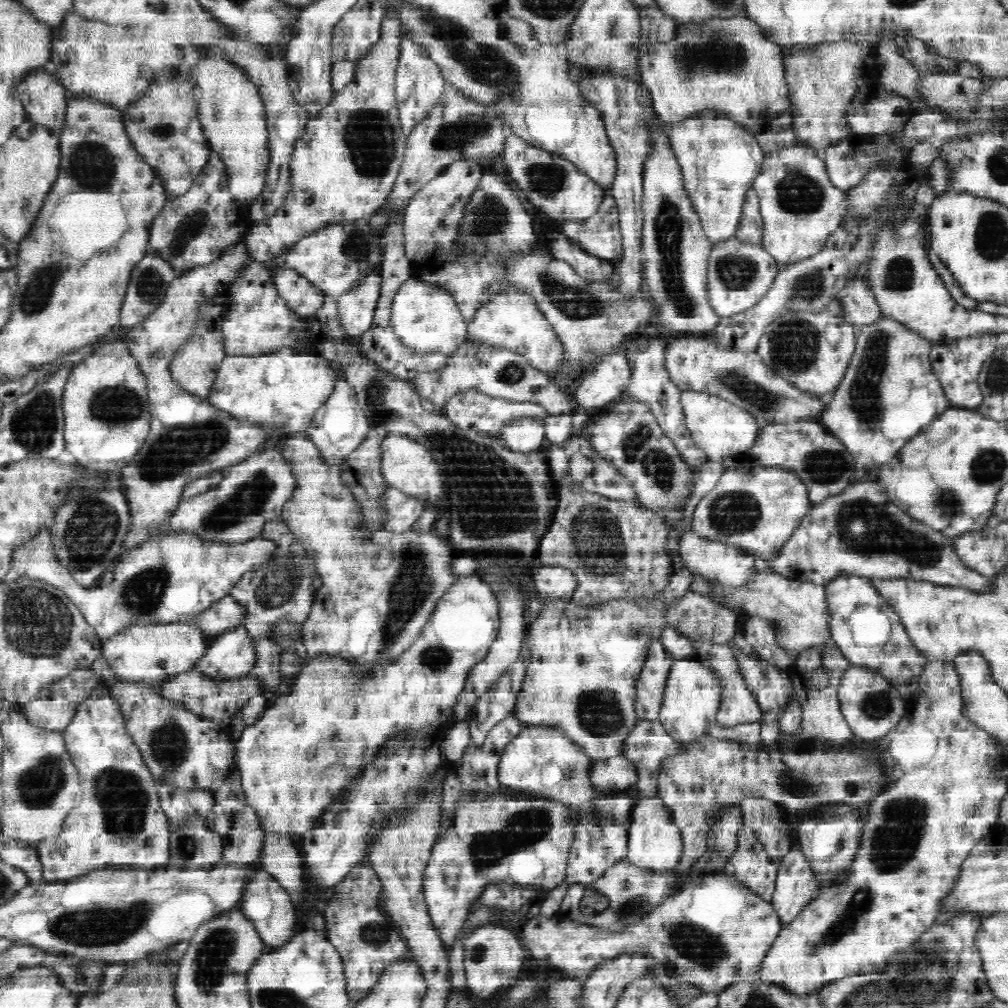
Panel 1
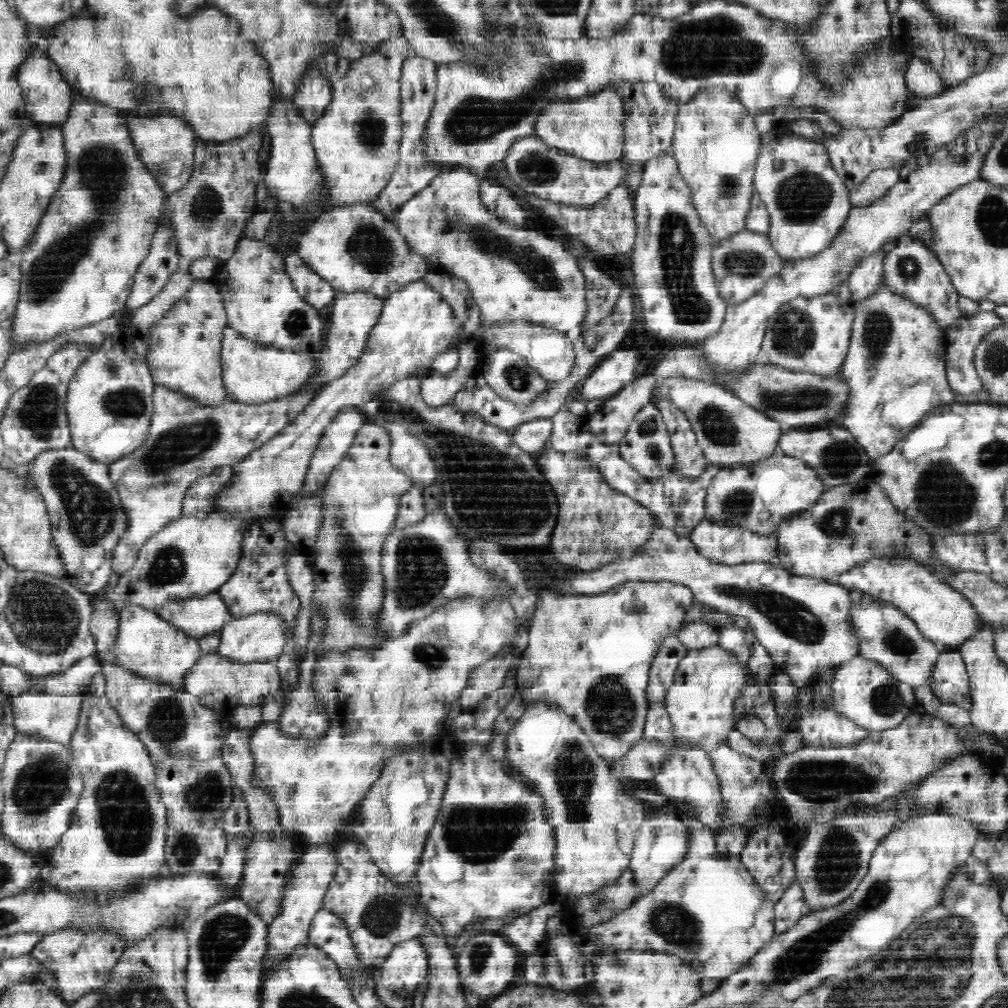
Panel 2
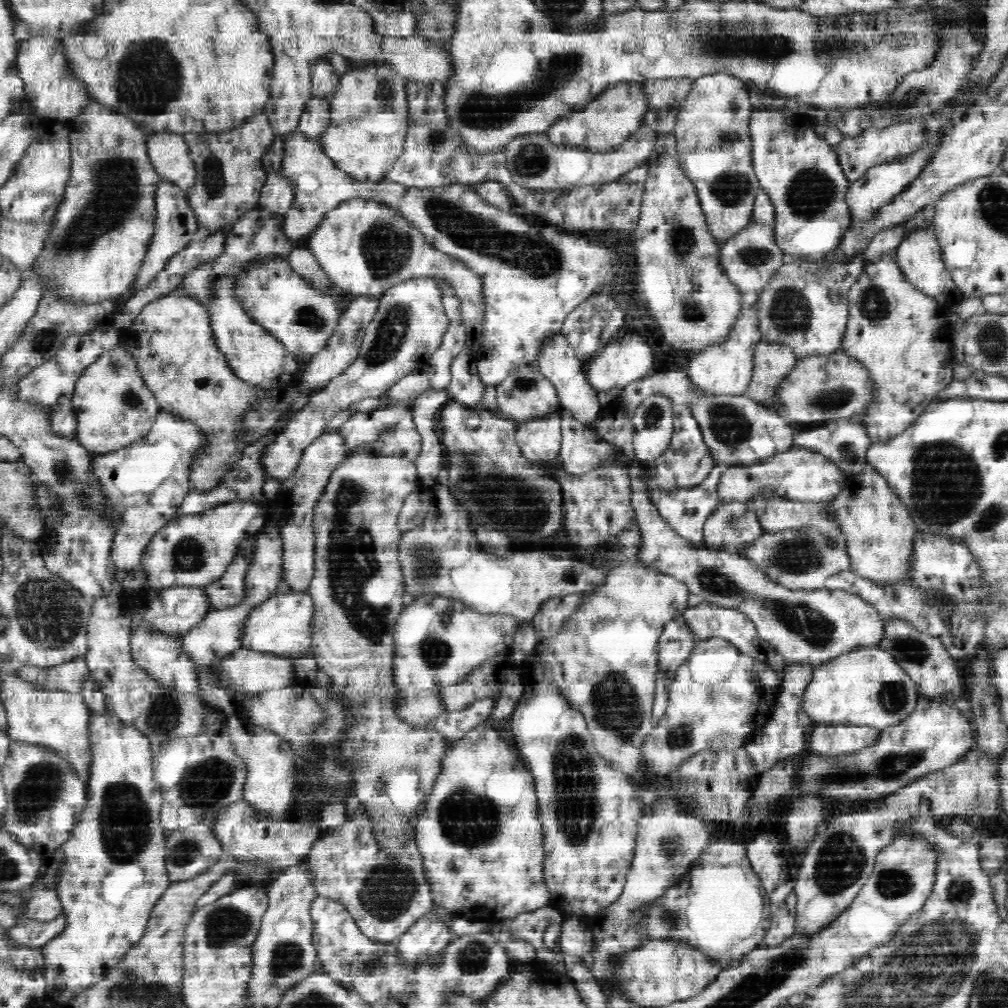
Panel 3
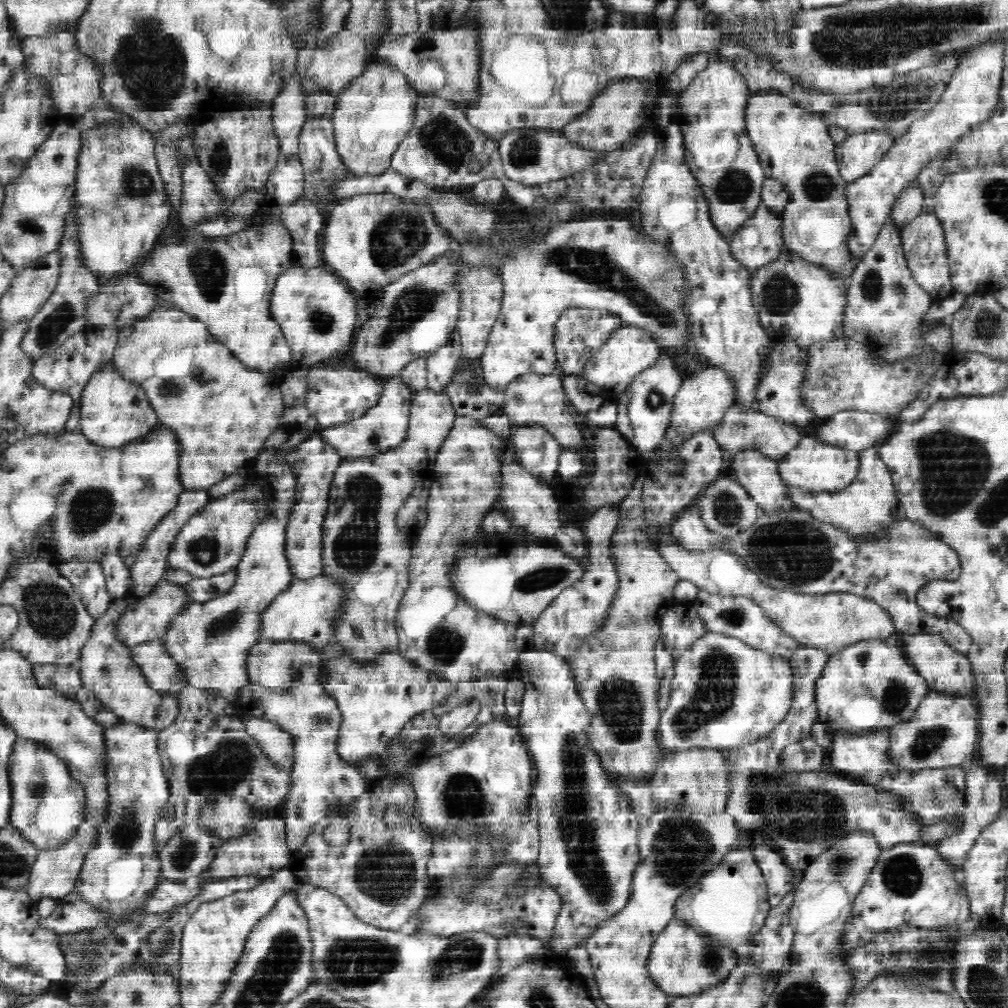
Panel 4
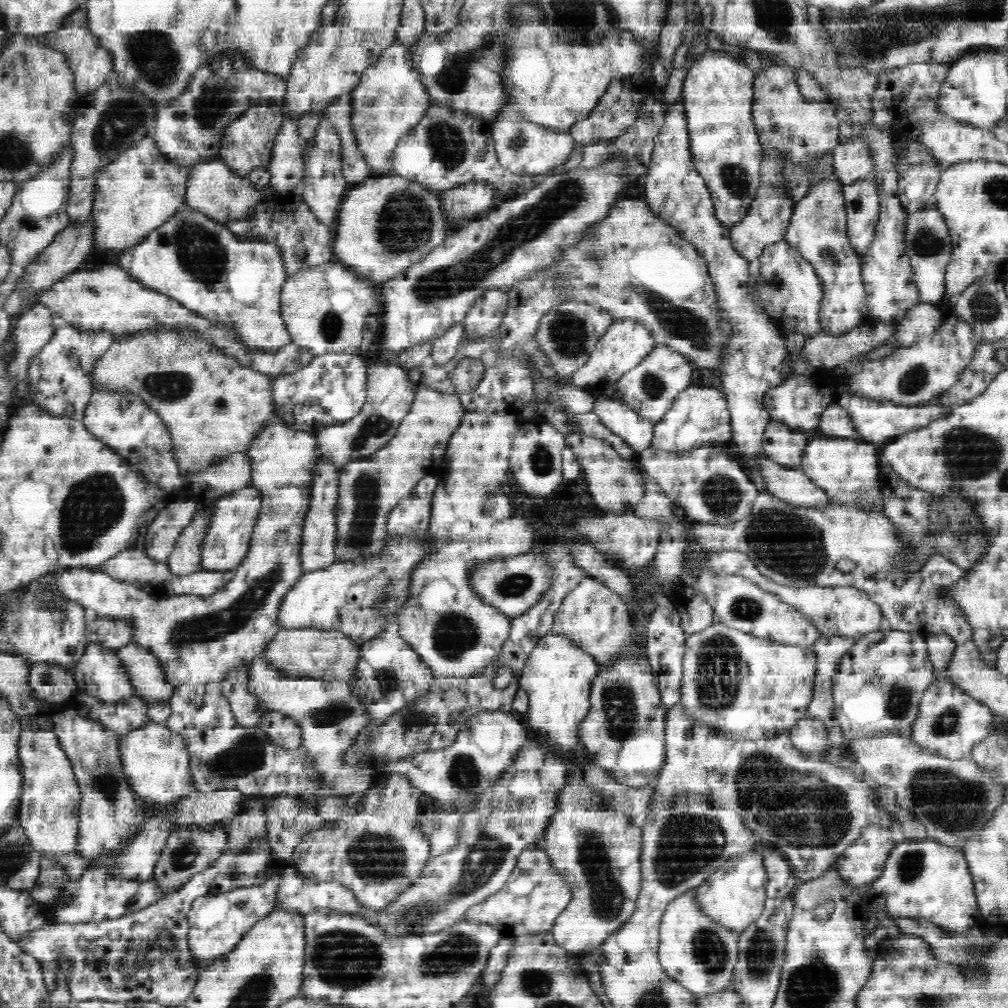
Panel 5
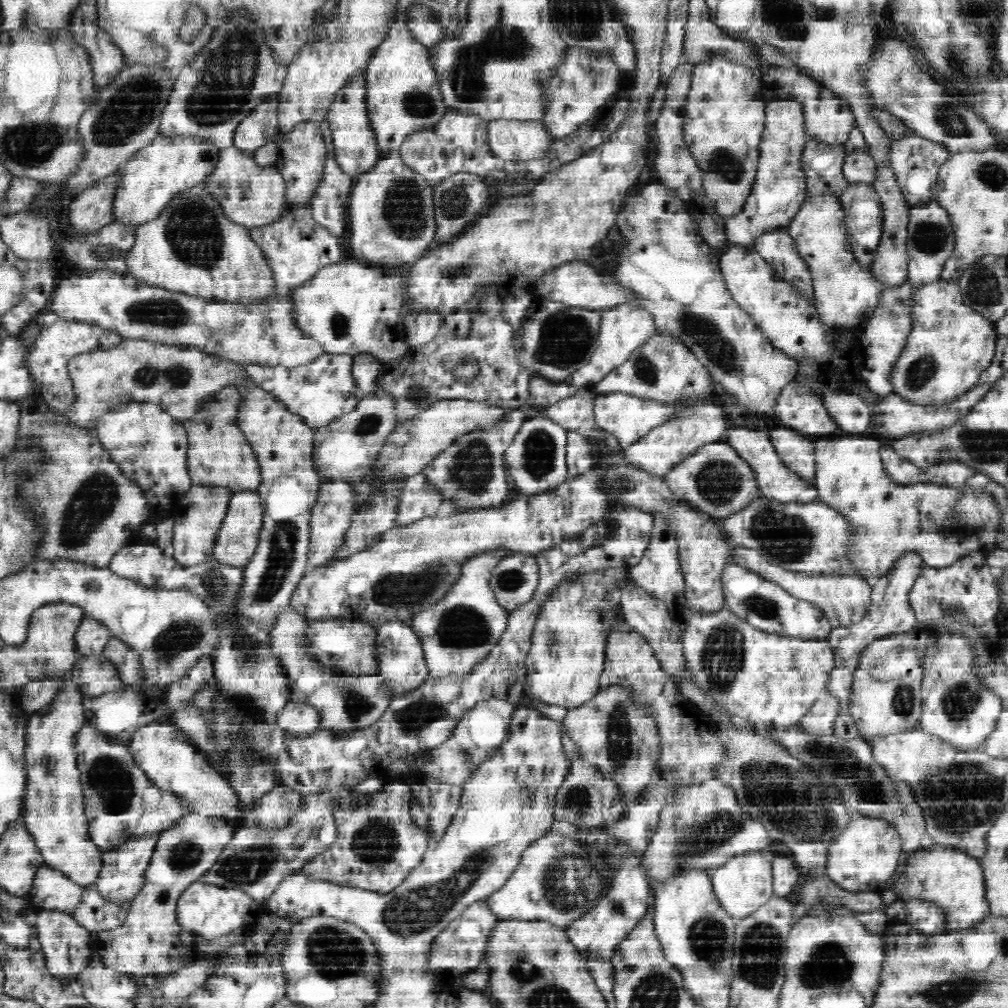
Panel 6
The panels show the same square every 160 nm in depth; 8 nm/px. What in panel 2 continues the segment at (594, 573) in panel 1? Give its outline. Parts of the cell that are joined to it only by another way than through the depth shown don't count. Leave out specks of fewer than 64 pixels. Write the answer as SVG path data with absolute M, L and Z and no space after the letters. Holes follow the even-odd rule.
M546 452L538 458L538 464L546 476L546 480L552 484L556 496L558 496L558 506L560 506L560 516L558 524L552 530L550 538L550 552L560 561L560 564L573 566L578 570L600 570L612 558L632 558L636 555L646 542L650 542L652 532L656 530L656 524L659 519L656 518L645 506L642 506L635 499L630 498L627 494L622 494L609 486L606 480L602 478L592 462L582 460L576 452Z

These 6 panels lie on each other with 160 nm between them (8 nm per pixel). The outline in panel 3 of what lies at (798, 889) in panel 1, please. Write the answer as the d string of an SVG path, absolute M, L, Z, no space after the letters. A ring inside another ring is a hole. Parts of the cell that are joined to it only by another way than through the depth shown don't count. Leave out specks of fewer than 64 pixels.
M795 891L786 897L786 900L776 908L772 908L772 926L764 938L762 947L772 946L777 948L783 945L790 936L797 933L796 926L797 896Z

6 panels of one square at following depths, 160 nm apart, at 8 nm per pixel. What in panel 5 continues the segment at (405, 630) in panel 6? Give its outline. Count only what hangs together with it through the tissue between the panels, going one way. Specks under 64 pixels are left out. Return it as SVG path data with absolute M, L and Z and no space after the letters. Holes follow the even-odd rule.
M397 627L388 628L362 644L359 677L352 683L353 690L361 696L374 723L384 721L396 708L422 696L428 690L434 676L422 657L404 640Z

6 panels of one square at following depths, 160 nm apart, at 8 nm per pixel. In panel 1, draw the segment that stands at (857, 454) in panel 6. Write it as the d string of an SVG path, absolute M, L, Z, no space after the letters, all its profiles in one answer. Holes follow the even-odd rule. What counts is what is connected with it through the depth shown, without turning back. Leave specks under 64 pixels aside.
M746 462L743 466L725 469L714 490L696 505L690 529L700 538L743 548L756 556L760 565L767 564L780 554L792 532L810 514L809 492L802 478L787 467L764 467Z

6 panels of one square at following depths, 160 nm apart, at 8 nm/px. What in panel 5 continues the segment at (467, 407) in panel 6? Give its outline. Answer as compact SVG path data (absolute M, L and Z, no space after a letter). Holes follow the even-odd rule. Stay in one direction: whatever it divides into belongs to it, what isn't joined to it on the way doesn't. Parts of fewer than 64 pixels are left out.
M420 390L415 397L408 414L398 425L394 438L380 448L372 457L348 464L339 478L339 510L337 514L338 542L336 554L339 560L358 558L358 556L372 556L376 554L387 534L386 522L388 514L398 500L408 496L420 478L426 474L439 472L445 464L445 453L448 441L455 430L462 424L463 416L469 410L462 404L458 394L442 394L436 390Z

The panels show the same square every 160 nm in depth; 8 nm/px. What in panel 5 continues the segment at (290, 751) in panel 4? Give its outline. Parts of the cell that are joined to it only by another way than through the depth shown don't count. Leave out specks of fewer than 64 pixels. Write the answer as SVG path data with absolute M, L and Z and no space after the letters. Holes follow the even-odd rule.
M268 711L259 725L263 730L267 730L273 742L280 746L296 748L303 744L301 720L296 720L283 712Z

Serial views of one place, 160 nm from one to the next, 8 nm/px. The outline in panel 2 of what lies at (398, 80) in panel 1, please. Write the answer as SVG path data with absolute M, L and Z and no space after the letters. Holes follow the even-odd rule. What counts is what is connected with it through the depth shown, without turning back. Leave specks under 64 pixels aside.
M422 57L407 58L404 64L401 66L401 112L400 119L403 123L403 135L401 138L400 146L400 156L398 166L392 174L392 178L388 180L388 184L384 187L384 190L380 192L378 198L372 203L376 210L380 214L386 215L387 219L390 219L391 223L396 225L394 221L394 212L396 208L399 208L402 204L408 202L412 196L425 189L431 184L432 179L439 176L440 173L444 171L450 171L455 168L452 164L439 164L438 162L428 162L426 159L426 142L423 142L424 136L426 136L427 123L432 116L432 109L435 105L435 96L437 91L437 78L436 78L436 68L437 64Z

